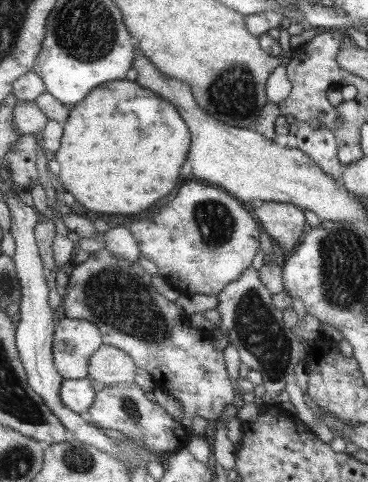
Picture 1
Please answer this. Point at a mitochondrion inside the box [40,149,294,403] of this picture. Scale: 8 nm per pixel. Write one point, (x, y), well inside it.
(117, 296)

